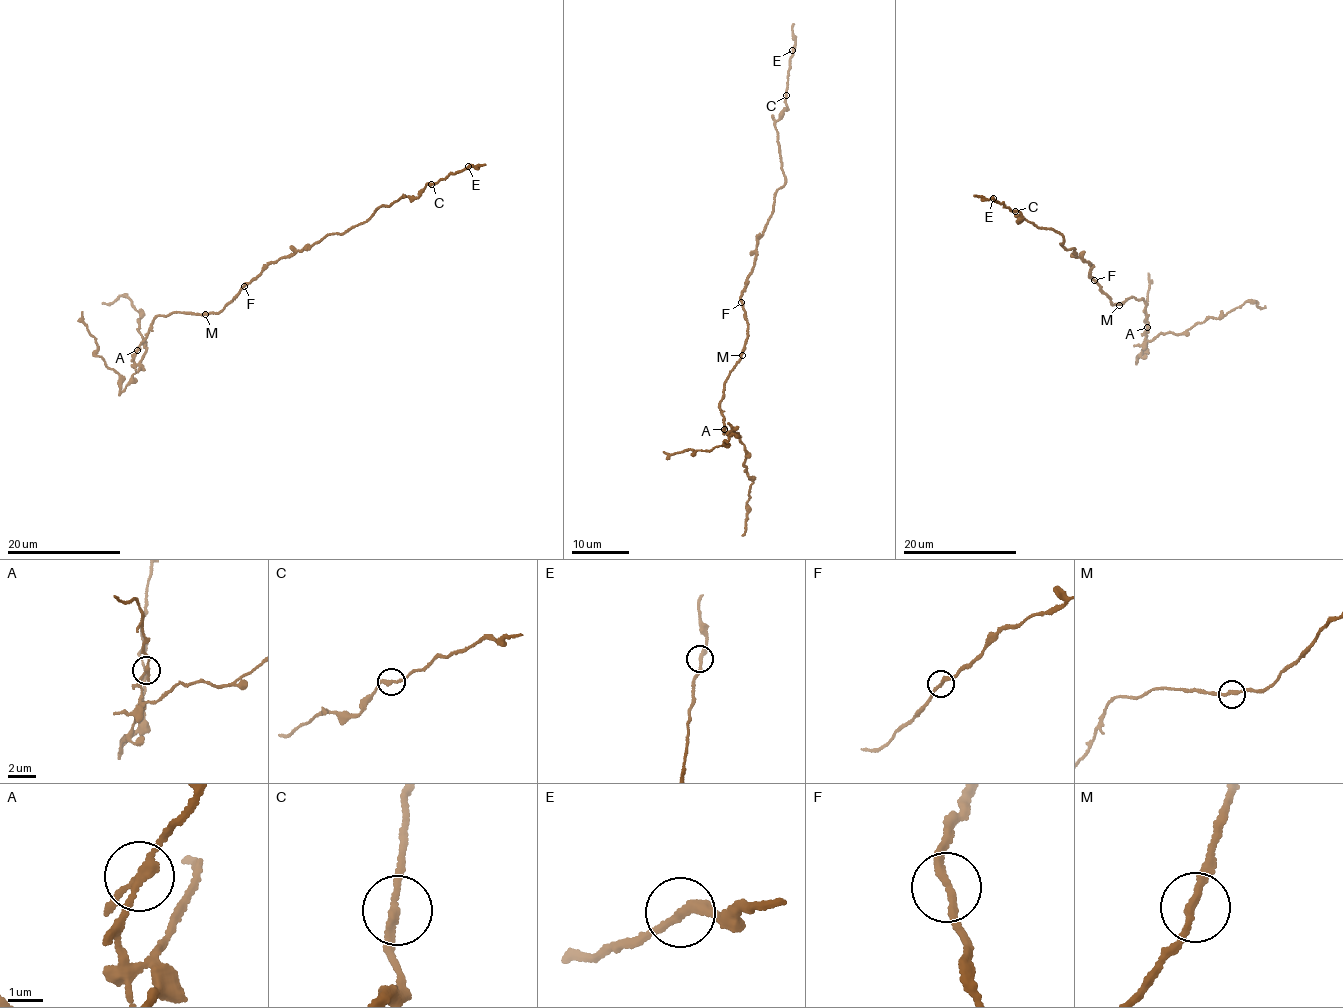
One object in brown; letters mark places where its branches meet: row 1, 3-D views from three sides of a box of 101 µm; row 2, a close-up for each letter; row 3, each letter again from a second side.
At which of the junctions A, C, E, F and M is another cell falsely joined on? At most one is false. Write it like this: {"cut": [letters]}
{"cut": ["A"]}

